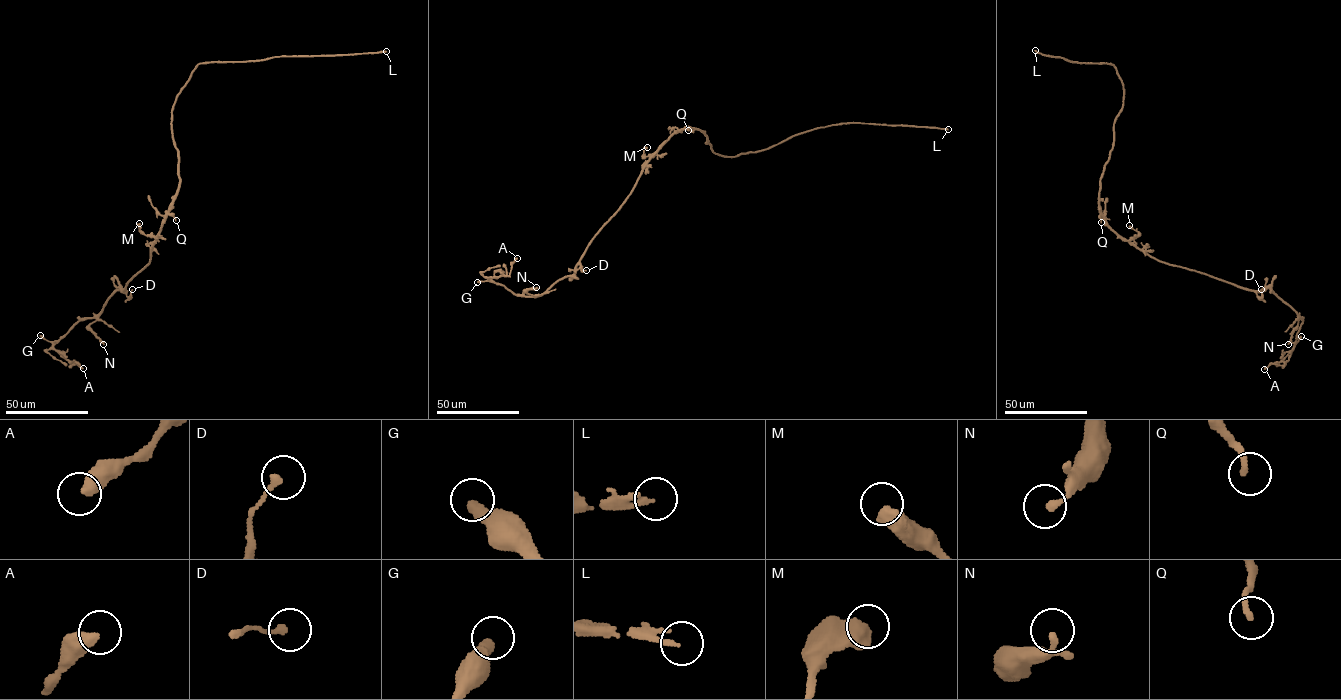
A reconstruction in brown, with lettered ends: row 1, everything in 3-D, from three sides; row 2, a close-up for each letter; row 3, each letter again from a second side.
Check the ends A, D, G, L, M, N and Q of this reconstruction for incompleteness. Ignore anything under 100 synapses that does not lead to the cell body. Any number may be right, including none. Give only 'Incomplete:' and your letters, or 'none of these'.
Incomplete: L

